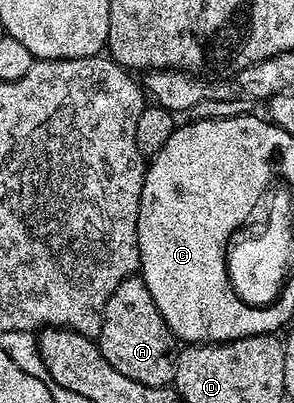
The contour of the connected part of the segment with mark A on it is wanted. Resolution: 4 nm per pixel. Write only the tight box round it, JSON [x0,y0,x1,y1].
[98,274,177,387]

